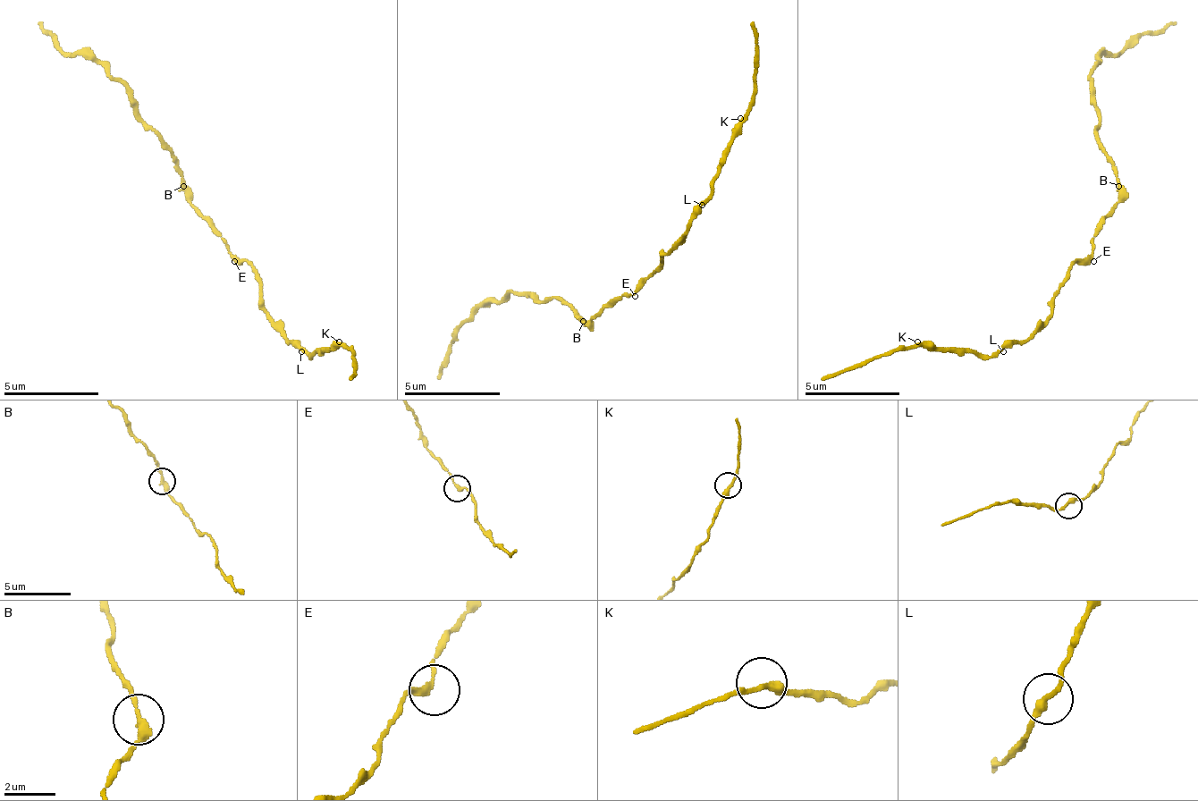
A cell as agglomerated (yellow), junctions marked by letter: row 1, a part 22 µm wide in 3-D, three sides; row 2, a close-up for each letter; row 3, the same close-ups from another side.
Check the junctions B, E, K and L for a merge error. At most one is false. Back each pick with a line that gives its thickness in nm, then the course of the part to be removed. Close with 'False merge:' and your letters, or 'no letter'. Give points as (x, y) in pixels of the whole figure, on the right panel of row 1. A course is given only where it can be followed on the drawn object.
False merge: no letter

